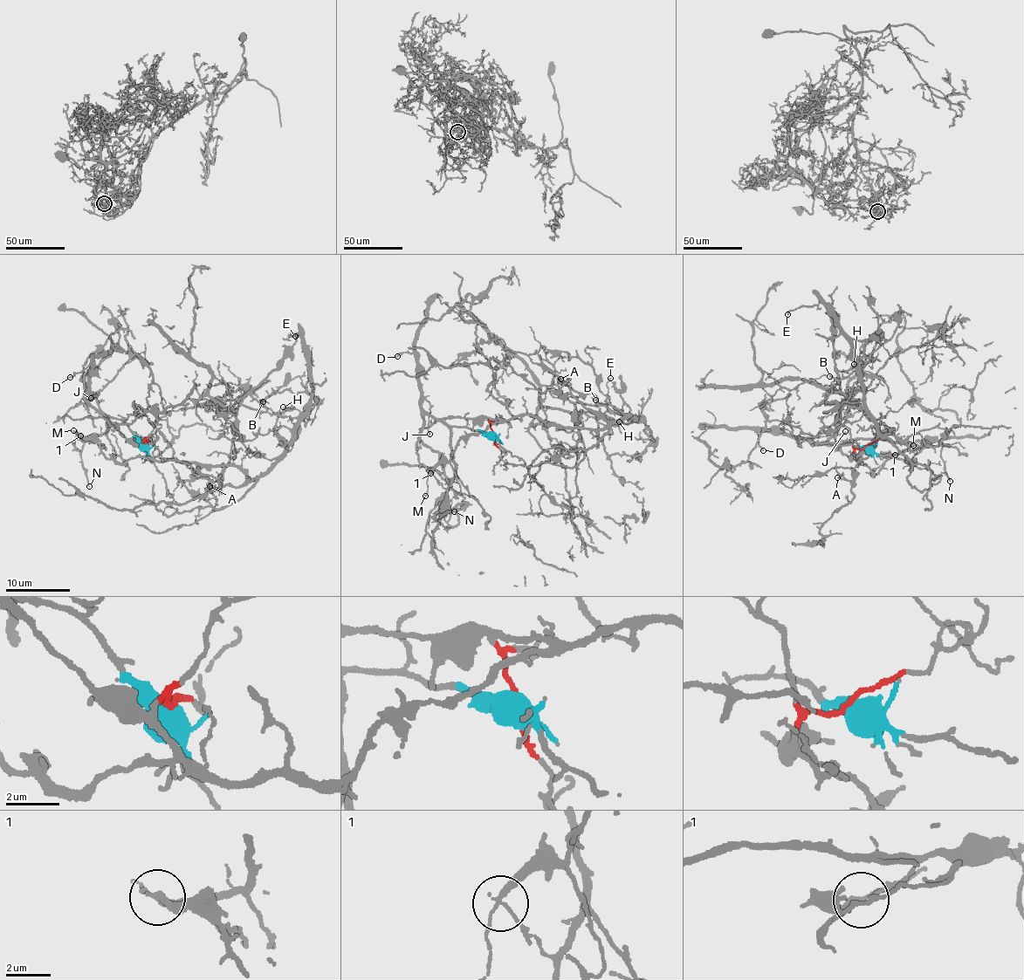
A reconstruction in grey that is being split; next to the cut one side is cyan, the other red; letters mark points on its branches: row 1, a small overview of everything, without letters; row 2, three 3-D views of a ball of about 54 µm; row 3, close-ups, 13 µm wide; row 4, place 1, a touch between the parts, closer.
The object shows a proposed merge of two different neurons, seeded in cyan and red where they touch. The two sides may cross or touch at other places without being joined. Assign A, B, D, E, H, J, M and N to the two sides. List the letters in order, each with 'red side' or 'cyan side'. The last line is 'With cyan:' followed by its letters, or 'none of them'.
A: red side
B: red side
D: cyan side
E: red side
H: red side
J: cyan side
M: red side
N: cyan side
With cyan: D, J, N

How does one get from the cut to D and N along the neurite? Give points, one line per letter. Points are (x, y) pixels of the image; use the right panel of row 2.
D: (866, 447), (865, 450), (849, 441), (842, 446), (759, 431), (757, 440), (763, 450)
N: (866, 447), (865, 450), (848, 441), (856, 438), (938, 441), (942, 462), (951, 480)

